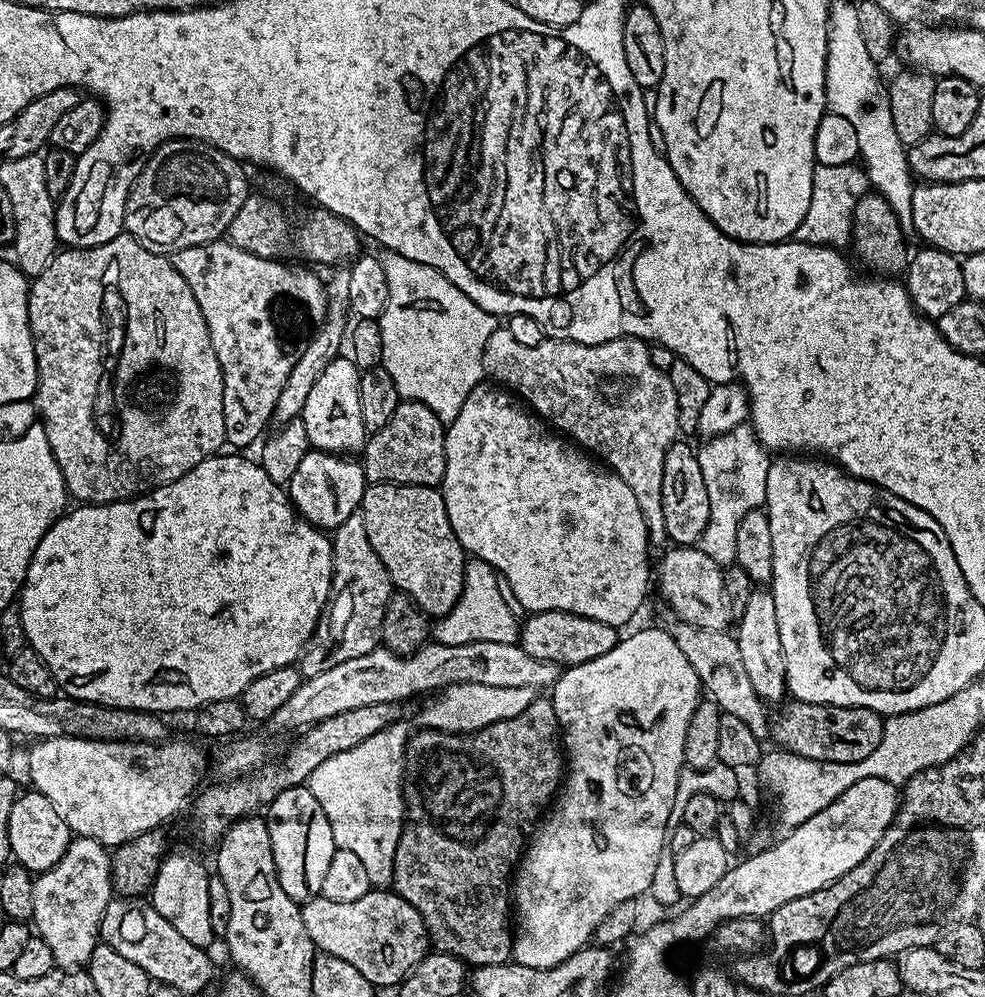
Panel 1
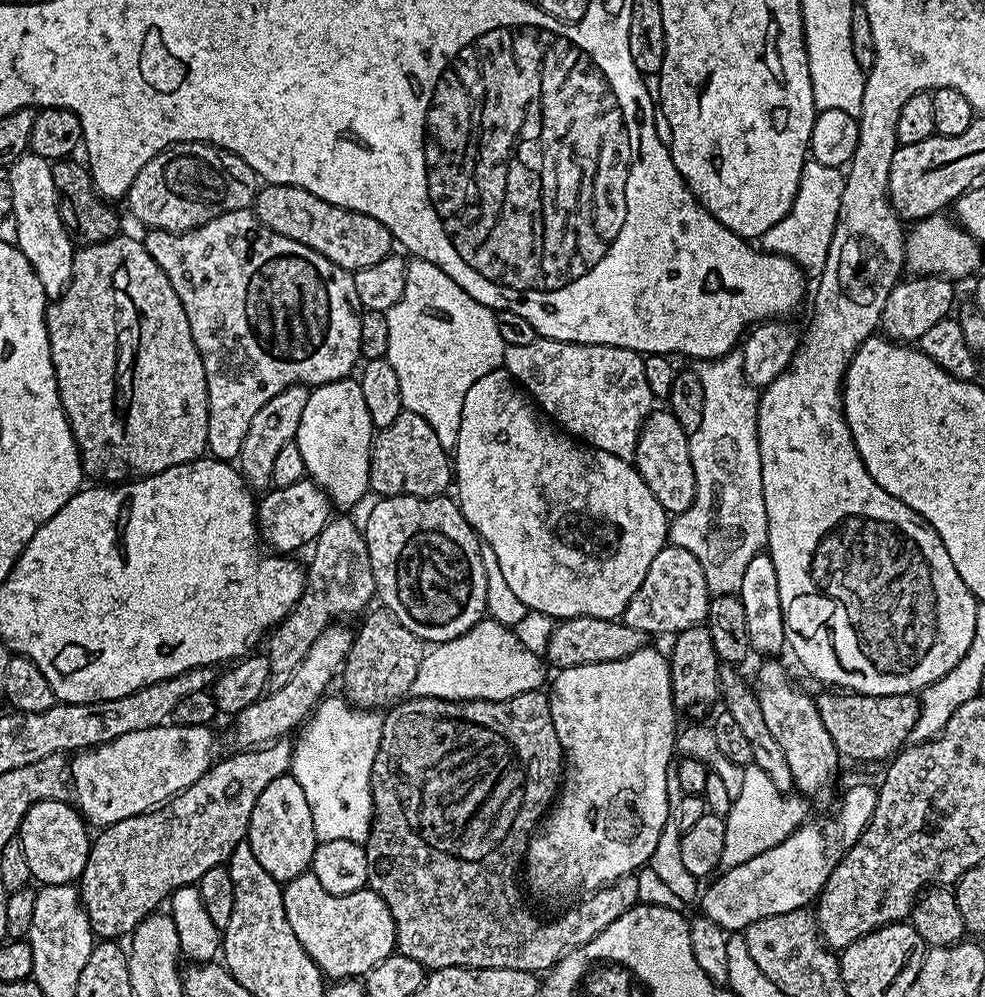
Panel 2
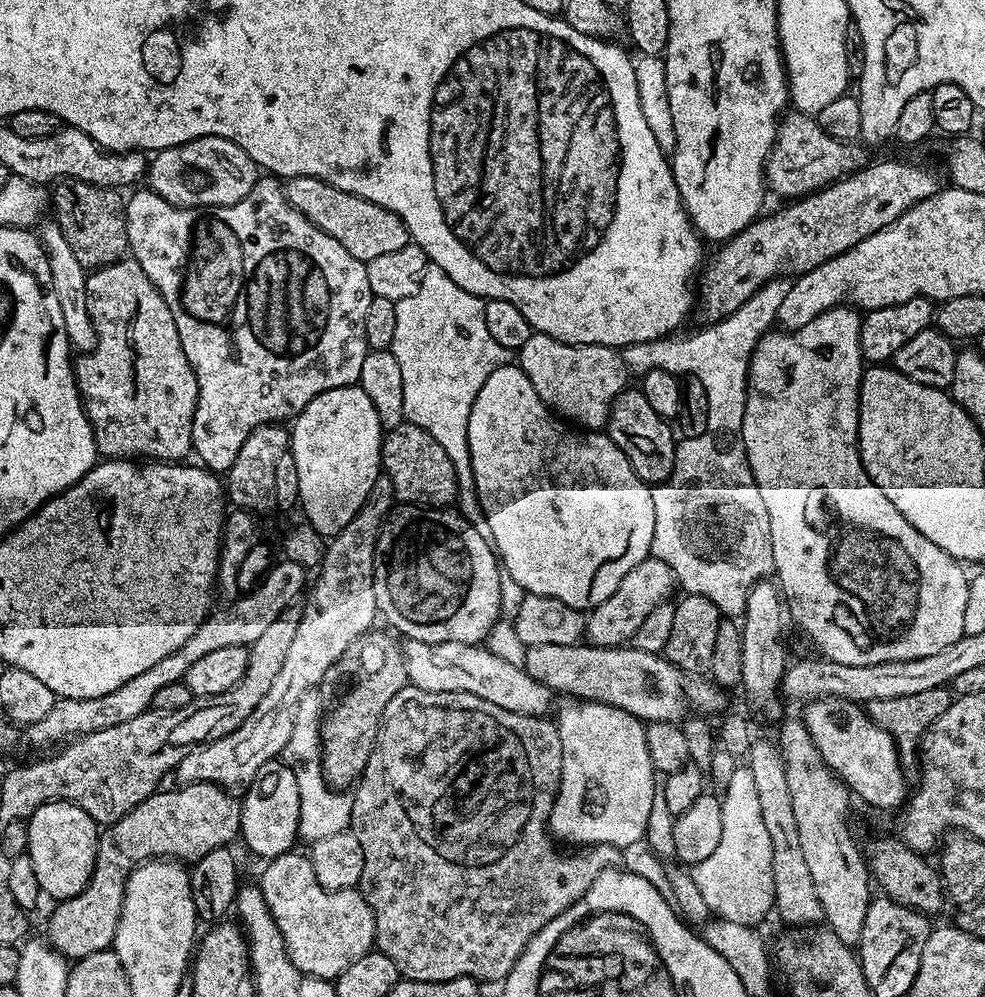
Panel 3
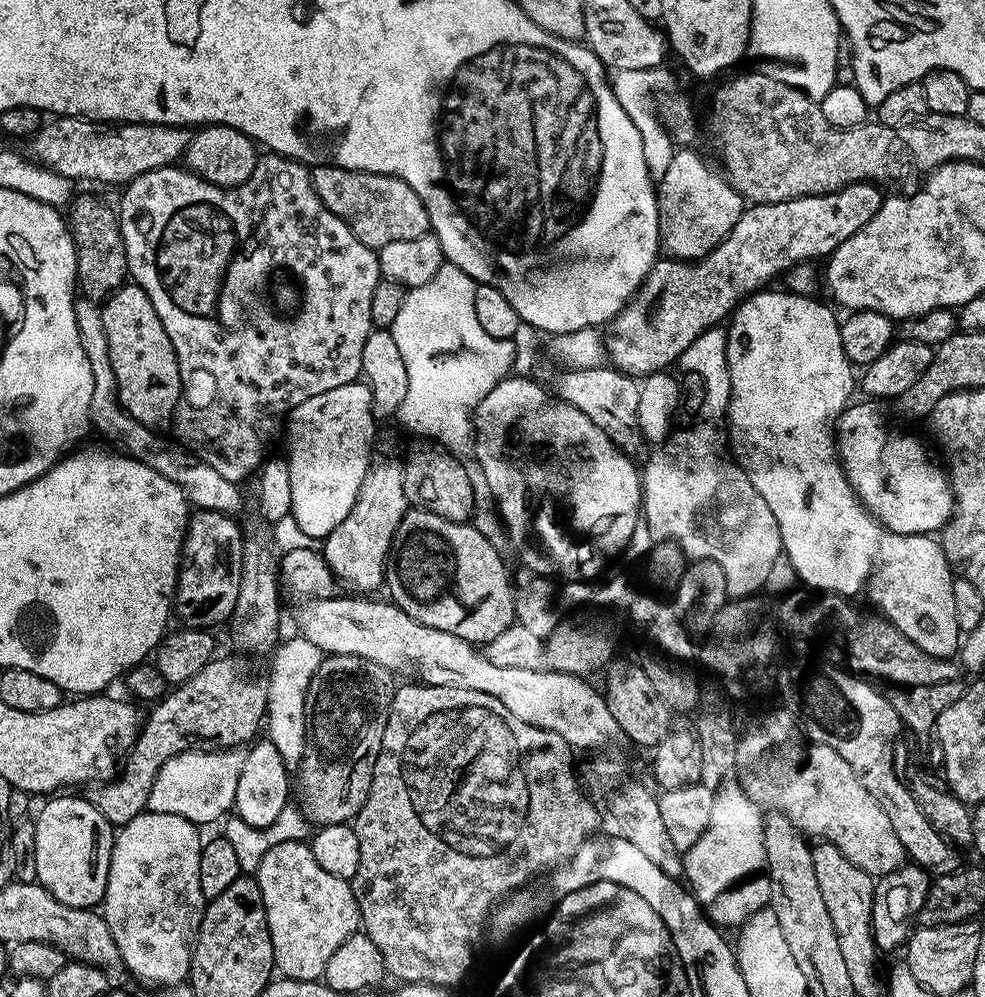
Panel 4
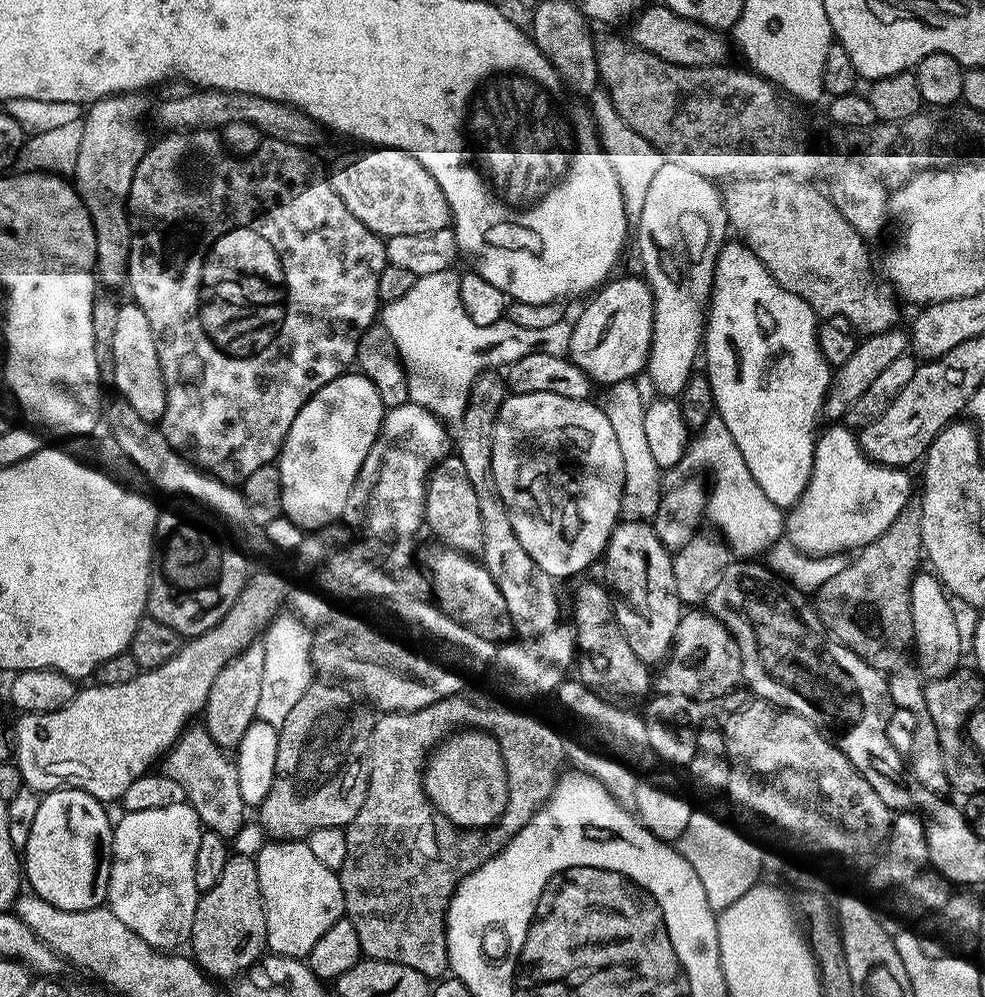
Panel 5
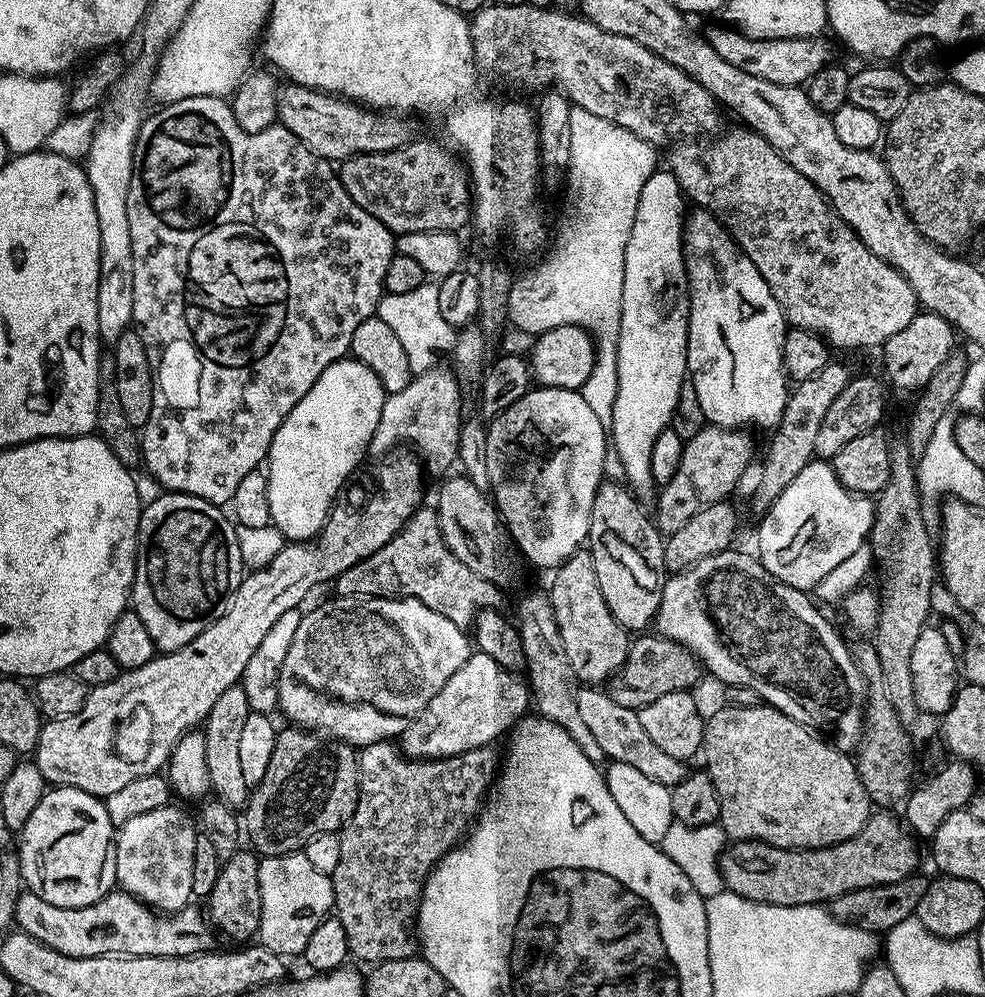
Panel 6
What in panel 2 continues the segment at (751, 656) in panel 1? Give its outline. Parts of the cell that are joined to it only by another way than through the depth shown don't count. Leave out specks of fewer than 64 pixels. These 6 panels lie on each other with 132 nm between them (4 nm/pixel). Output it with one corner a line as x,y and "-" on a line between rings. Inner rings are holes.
776,658
765,659
764,665
756,672
754,688
758,706
762,706
766,727
778,741
786,758
786,766
790,766
795,791
813,805
828,804
832,800
832,787
836,784
836,771
842,763
840,751
834,746
826,726
822,726
815,699
811,695
808,697
798,685
792,684
787,670
778,661

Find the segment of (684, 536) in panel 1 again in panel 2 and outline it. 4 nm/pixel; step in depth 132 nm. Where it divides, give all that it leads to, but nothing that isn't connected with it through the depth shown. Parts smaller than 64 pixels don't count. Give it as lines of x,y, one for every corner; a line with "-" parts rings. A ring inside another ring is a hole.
653,410
649,412
647,420
640,428
640,440
636,443
636,455
634,457
634,467
640,473
646,486
650,486
650,494
658,498
658,502
663,506
665,512
677,514
686,511
695,500
695,476
694,467
691,465
690,446
688,445
689,433
678,426
678,418
667,410

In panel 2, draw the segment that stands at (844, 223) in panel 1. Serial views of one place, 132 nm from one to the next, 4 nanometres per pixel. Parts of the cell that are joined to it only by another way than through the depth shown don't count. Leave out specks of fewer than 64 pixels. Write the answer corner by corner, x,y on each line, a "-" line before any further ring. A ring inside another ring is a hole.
811,158
805,160
802,178
798,178
798,194
794,194
794,202
786,218
782,218
782,222
774,222
774,226
770,226
770,230
758,238
759,247
780,256
789,256
809,277
819,278
822,266
826,266
830,238
834,238
834,226
838,222
844,177
845,173
839,168
822,166
822,162

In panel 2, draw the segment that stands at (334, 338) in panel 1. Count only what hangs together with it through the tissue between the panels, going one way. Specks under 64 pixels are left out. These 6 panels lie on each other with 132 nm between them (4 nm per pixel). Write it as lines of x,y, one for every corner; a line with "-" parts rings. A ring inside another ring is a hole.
295,384
270,398
254,419
250,422
250,430
246,430
246,438
242,438
242,450
238,457
238,467
244,481
253,490
272,488
274,461
282,446
293,443
298,434
298,422
302,422
302,414
306,410
309,389
303,384
-
260,488
260,489
259,489

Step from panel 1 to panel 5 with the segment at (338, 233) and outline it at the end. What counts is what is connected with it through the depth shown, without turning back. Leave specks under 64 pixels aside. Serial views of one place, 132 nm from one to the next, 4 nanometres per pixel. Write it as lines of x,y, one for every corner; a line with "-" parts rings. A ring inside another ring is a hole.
372,146
364,150
361,156
348,156
338,161
336,169
328,172
328,181
330,186
334,186
334,194
342,198
346,210
350,210
350,214
354,214
354,218
358,218
358,222
362,222
362,226
370,229
375,236
387,238
398,234
430,234
430,230
442,230
452,223
452,211
448,205
450,196
437,173
426,170
418,158
395,146

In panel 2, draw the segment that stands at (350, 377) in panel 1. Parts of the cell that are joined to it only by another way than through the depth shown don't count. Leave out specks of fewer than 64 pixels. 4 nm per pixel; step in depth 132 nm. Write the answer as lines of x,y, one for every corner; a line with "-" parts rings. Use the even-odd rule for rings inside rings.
359,379
335,380
309,391
294,443
298,450
302,450
307,475
337,509
352,510
348,508
354,507
364,495
369,495
373,439
370,410
366,410
366,401
362,399

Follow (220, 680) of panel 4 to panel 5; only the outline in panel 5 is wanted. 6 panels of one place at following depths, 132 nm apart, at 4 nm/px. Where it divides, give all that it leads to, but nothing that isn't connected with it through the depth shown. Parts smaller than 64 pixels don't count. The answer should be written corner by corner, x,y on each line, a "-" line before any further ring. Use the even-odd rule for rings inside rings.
189,726
169,751
172,756
172,780
182,786
187,803
198,814
201,825
220,836
236,836
244,824
246,805
238,790
235,759
219,748
203,726

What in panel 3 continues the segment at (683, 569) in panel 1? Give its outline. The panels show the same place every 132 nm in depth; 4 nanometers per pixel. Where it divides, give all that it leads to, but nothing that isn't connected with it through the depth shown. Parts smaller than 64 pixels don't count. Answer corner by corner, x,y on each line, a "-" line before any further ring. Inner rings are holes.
653,558
638,562
638,566
634,566
634,570
626,574
626,578
622,578
614,594
610,594
610,598
606,598
602,606
593,608
587,613
587,624
583,633
587,643
599,648
619,648
627,645
634,638
634,634
638,634
638,626
642,626
646,614
650,614
654,606
669,599
673,595
672,588
676,587
676,576
666,562

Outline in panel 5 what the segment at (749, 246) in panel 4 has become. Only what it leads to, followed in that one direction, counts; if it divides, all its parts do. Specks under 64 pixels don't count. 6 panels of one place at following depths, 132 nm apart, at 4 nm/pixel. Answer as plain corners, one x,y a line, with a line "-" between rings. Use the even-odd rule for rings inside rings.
639,275
619,276
597,288
587,301
589,304
581,310
580,317
571,321
572,333
566,355
572,365
589,376
596,386
631,380
648,367
654,330
652,291

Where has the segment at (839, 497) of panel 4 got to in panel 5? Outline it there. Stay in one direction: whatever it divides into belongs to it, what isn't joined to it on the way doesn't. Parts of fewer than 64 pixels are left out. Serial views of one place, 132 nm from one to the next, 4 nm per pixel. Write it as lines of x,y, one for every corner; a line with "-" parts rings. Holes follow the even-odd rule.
736,238
729,239
722,245
714,266
712,297
708,299
708,311
704,325
702,364
708,367
706,375
710,390
713,392
715,415
720,416
722,422
726,422
726,427
730,429
730,435
734,437
734,443
738,445
738,451
742,454
746,467
750,470
750,474
754,474
754,482
758,482
758,486
762,486
762,494
766,494
766,498
770,498
770,502
774,502
774,506
778,506
782,510
795,509
796,503
801,500
802,494
806,490
806,486
810,484
815,450
818,447
818,427
816,428
816,423
821,423
822,420
824,399
828,397
828,388
832,385
834,368
833,365
826,362
826,358
820,349
818,313
805,300
798,298
796,294
790,294
790,290
783,288
768,273
766,266
762,266
759,258
-
917,575
912,582
912,625
914,626
915,655
924,656
918,668
928,680
946,678
961,667
960,651
965,651
966,640
960,637
960,624
956,621
953,601
944,590
944,585
935,575

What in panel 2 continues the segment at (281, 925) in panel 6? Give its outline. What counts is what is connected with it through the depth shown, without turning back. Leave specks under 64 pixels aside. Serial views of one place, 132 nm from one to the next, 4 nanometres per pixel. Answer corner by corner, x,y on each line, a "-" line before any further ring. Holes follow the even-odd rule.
309,870
288,881
282,891
286,922
290,922
295,937
325,977
333,981
363,978
396,952
396,927
390,906
371,888
365,886
354,894
335,896
322,890
322,882

